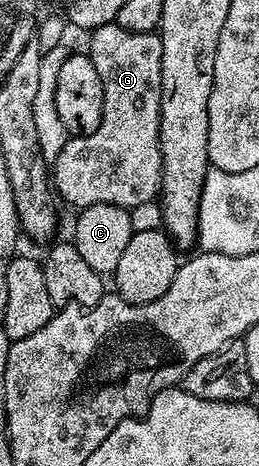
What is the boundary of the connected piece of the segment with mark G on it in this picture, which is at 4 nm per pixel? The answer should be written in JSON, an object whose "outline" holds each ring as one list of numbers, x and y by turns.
{"outline":[[116,22,92,29,87,55,101,79,101,125,86,136,74,136,59,150,51,164,55,192,62,201,74,204,77,210,100,203,109,203,136,210,158,199,161,190,161,71,163,46,157,32,128,32]]}

